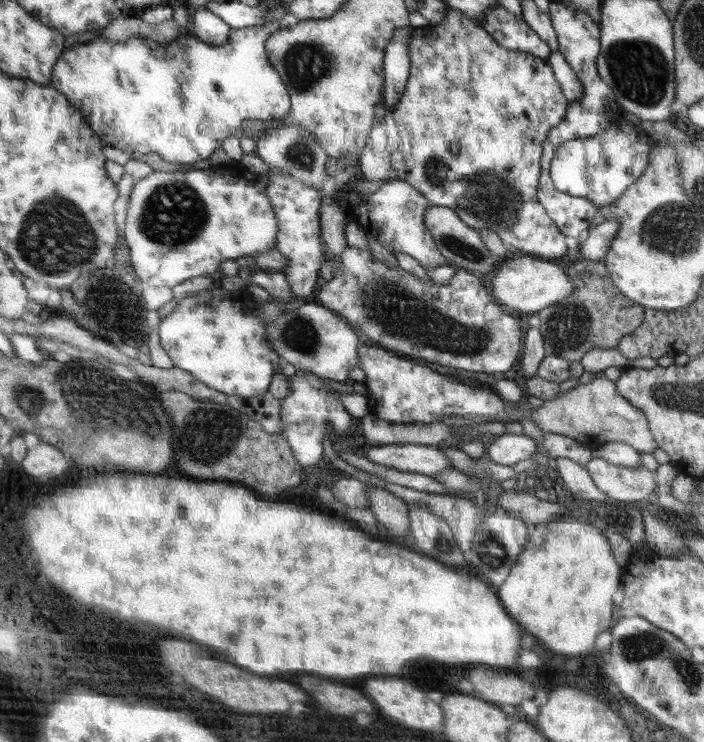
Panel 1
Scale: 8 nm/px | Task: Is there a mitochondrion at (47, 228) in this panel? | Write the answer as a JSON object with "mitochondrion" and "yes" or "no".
{"mitochondrion":"yes"}

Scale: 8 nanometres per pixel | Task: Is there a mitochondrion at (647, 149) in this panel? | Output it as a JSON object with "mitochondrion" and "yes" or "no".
{"mitochondrion":"no"}

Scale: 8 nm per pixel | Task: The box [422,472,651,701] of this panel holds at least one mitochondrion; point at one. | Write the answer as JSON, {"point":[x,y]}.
{"point":[489,551]}

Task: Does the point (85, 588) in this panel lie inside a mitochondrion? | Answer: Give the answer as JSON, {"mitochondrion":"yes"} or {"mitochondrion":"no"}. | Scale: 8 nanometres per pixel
{"mitochondrion":"no"}

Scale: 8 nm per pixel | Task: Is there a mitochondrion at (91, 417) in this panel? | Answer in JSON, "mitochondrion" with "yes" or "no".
{"mitochondrion":"yes"}

